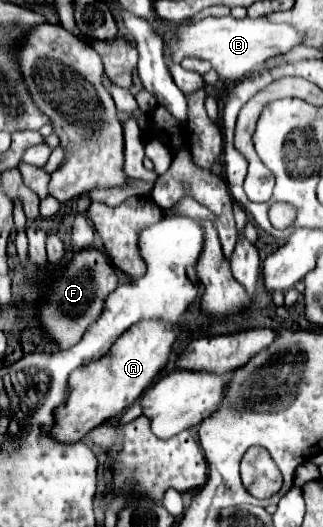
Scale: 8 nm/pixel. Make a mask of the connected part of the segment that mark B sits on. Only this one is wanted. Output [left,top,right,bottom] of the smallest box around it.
[164,16,302,82]

